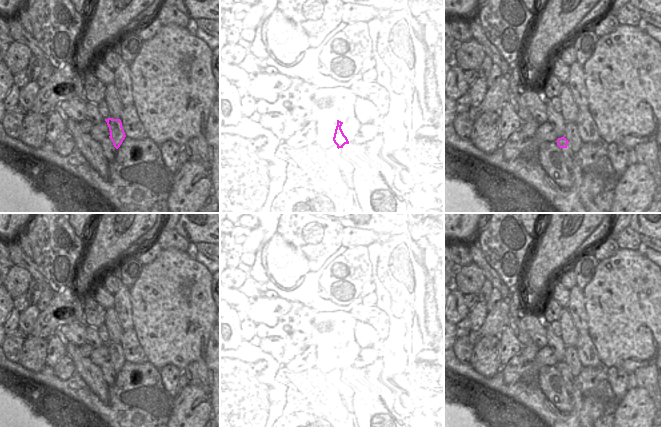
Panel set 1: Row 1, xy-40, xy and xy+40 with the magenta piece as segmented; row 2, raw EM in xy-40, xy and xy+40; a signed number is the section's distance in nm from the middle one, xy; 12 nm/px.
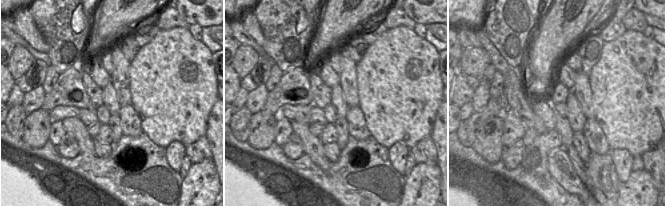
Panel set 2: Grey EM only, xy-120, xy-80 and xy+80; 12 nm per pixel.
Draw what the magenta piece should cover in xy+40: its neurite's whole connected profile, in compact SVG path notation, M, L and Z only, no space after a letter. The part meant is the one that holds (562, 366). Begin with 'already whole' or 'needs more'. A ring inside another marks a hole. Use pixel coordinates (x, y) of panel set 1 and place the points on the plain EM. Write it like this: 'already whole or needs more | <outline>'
needs more | M567 347L565 349L565 359L558 362L556 366L560 373L567 372L567 368L569 367L575 377L581 373L583 367L575 347Z

